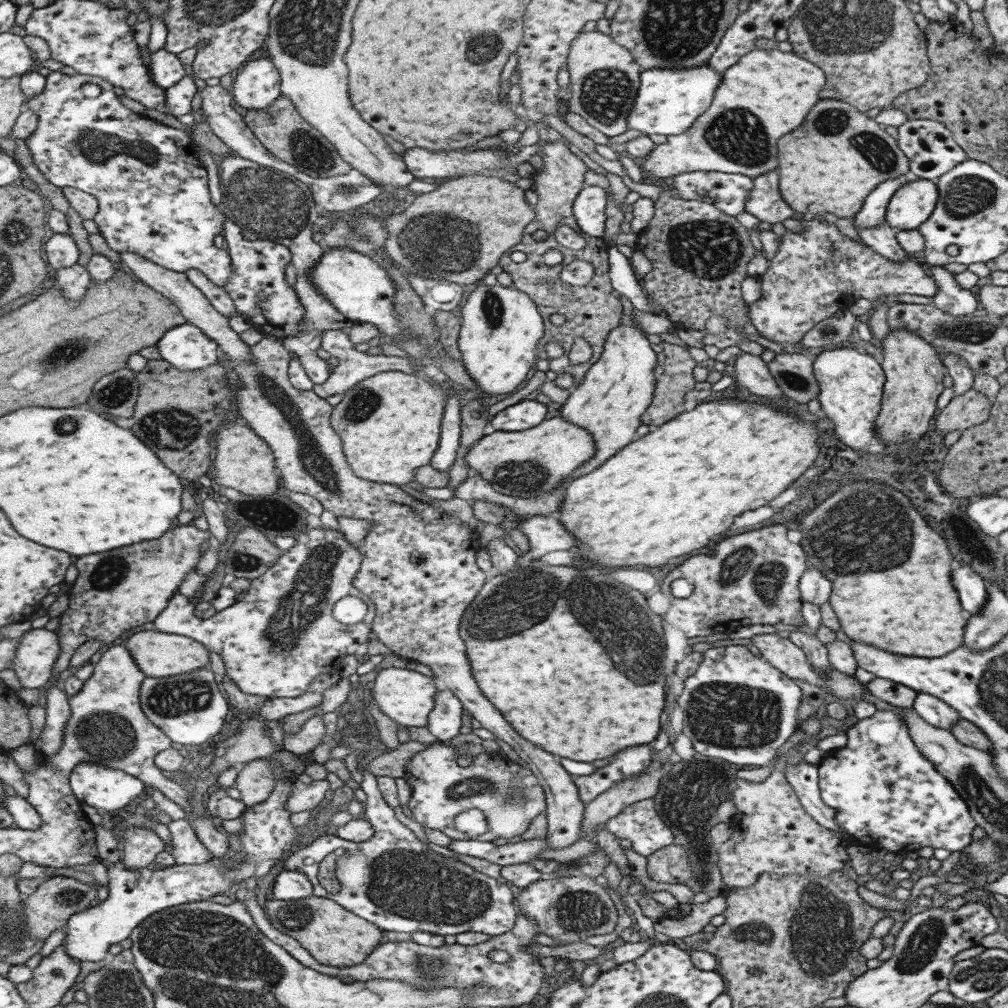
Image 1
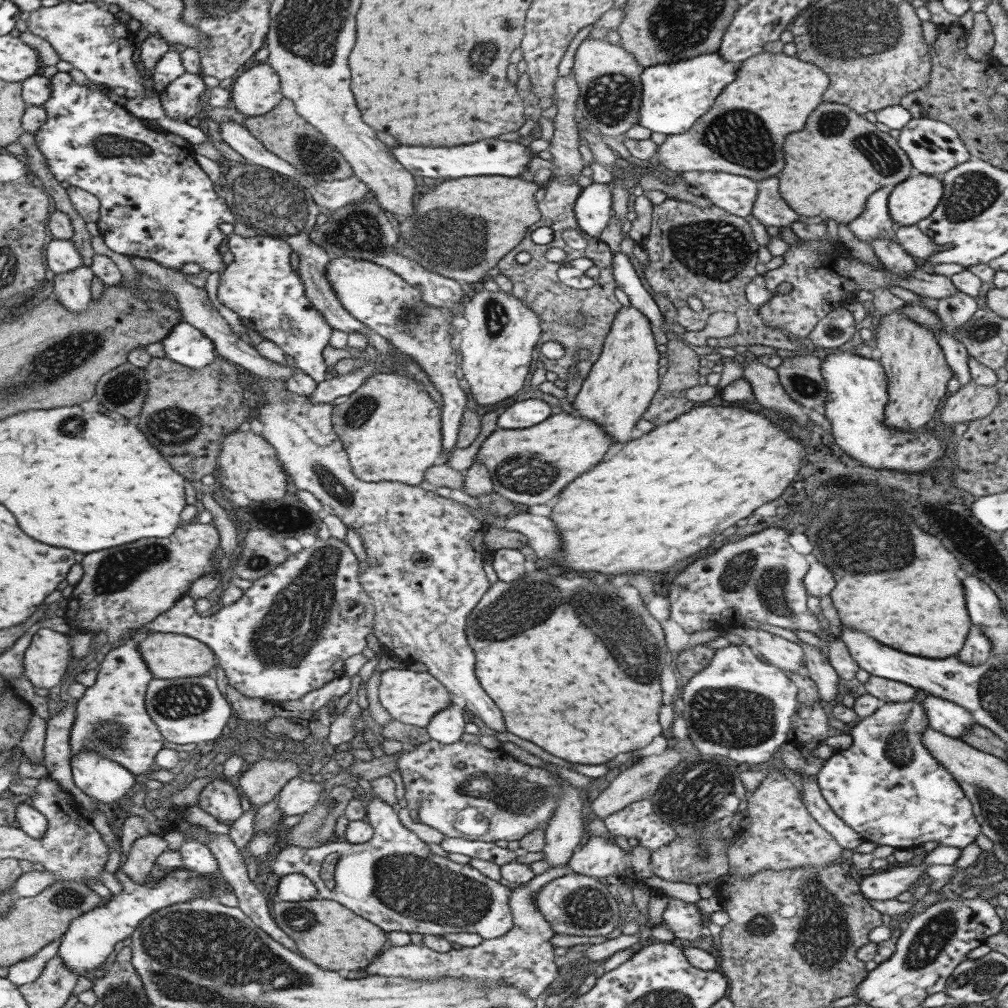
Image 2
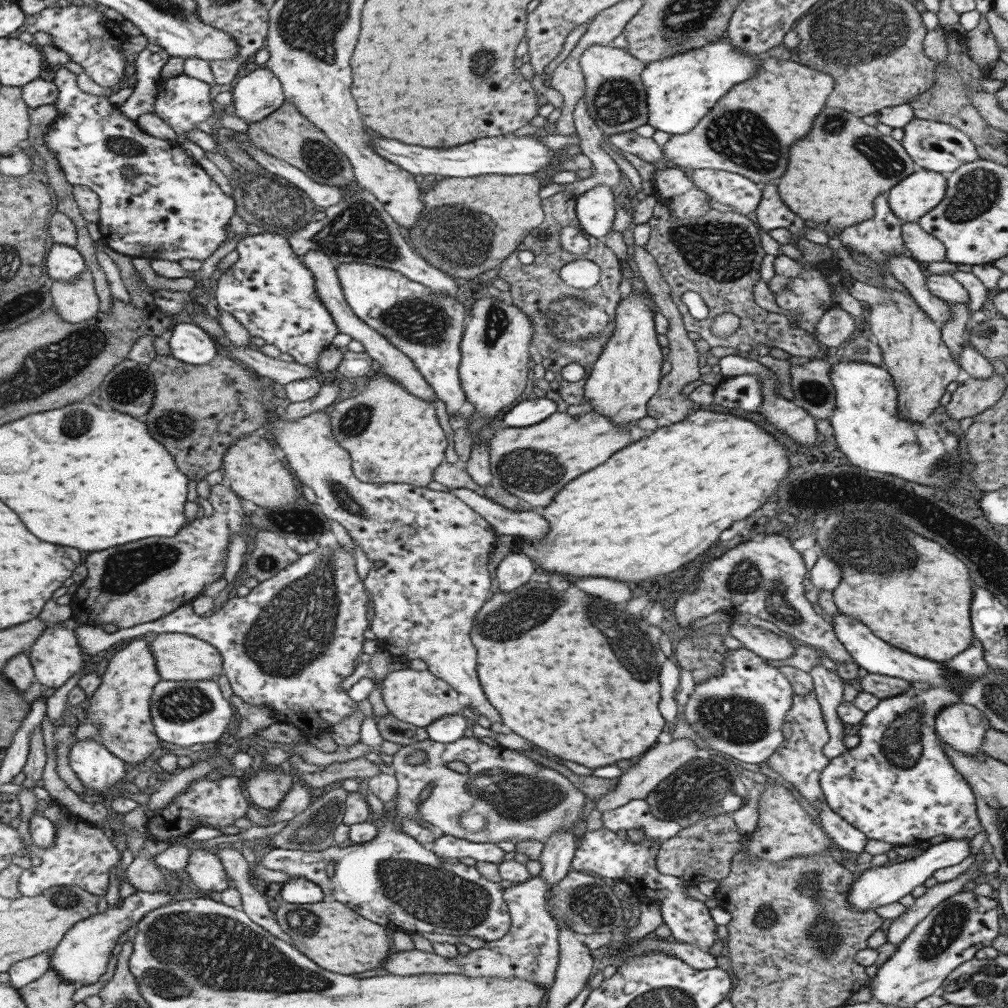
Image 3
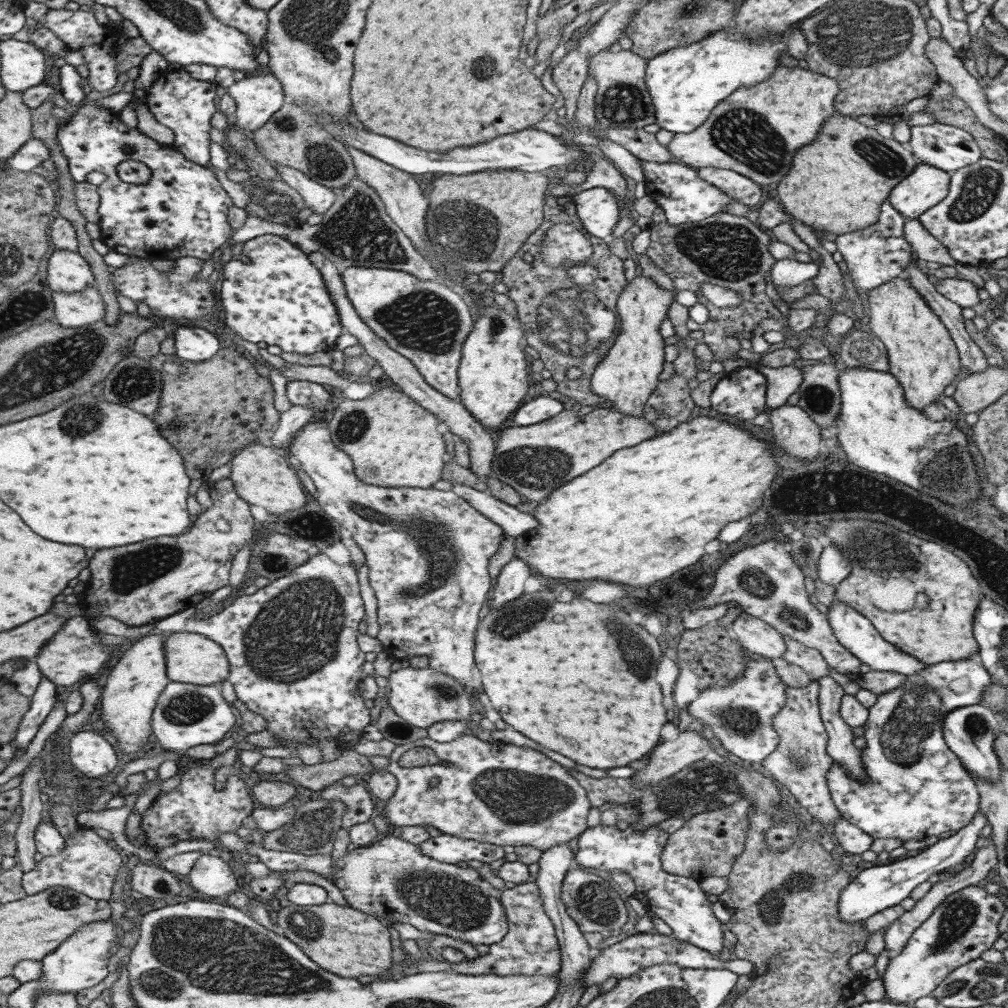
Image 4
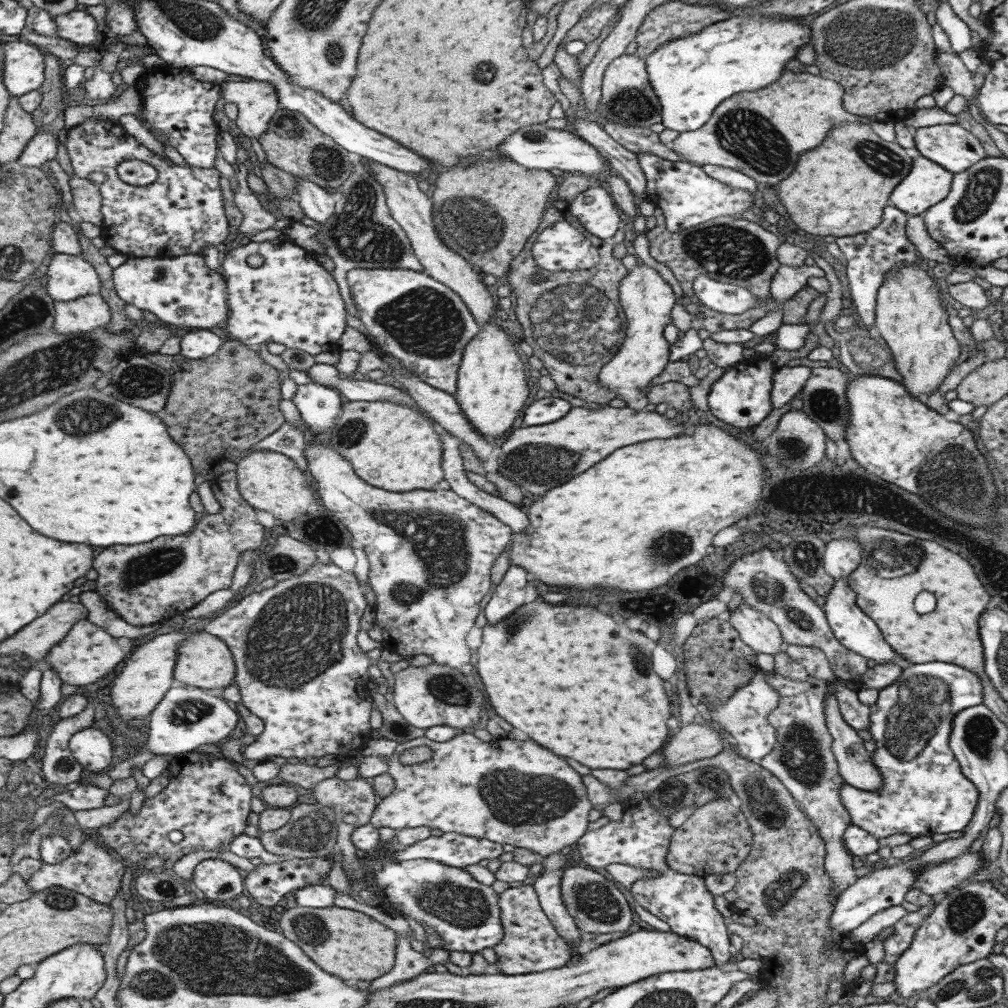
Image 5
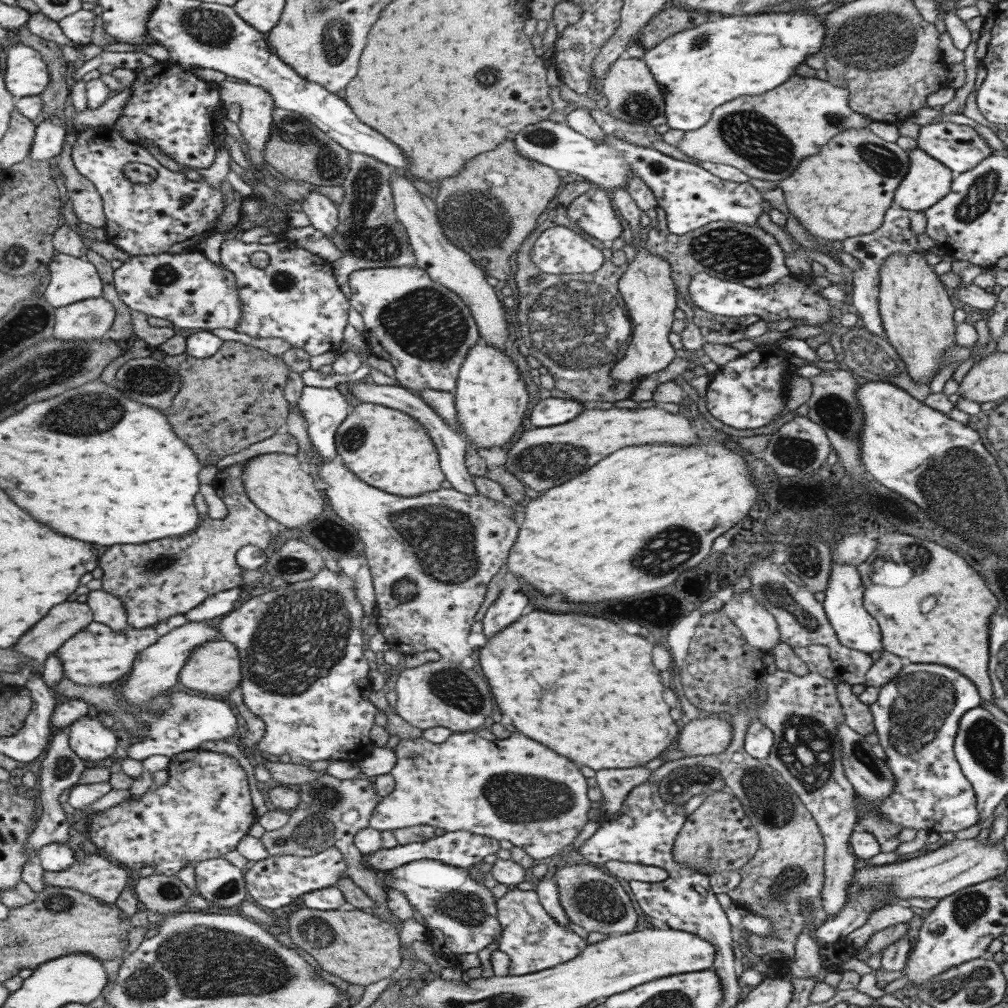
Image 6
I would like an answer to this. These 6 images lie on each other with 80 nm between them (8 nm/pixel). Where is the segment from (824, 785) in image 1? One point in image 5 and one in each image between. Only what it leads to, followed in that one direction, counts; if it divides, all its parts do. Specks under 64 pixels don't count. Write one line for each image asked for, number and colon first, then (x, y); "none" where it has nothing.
2: (885, 786)
3: (896, 786)
4: (917, 788)
5: (923, 792)

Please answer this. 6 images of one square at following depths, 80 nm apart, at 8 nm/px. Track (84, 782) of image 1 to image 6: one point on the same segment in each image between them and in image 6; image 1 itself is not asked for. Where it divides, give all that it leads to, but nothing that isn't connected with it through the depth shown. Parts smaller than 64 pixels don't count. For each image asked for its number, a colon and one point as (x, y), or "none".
2: (106, 781)
3: (100, 770)
4: (93, 757)
5: (92, 748)
6: (90, 741)

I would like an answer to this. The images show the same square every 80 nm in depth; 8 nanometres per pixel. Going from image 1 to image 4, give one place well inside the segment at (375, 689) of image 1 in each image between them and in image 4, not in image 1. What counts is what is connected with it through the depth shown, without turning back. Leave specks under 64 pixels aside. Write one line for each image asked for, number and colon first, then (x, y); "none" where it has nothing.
2: (409, 697)
3: (417, 697)
4: (421, 697)

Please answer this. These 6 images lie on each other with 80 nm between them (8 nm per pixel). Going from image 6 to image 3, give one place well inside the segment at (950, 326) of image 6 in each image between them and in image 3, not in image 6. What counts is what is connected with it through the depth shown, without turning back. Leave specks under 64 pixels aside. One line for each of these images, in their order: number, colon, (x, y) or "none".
3: (920, 366)
4: (922, 357)
5: (908, 315)

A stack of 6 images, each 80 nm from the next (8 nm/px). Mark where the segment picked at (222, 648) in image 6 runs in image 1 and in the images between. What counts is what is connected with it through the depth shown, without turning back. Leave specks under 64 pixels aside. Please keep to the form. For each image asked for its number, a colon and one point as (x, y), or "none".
1: (158, 654)
2: (167, 655)
3: (178, 656)
4: (191, 658)
5: (203, 661)

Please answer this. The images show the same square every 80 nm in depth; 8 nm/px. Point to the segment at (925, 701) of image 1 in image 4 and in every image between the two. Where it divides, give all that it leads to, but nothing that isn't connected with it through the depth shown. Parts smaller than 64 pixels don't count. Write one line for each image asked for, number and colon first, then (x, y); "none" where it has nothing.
2: (944, 717)
3: (961, 726)
4: (968, 732)

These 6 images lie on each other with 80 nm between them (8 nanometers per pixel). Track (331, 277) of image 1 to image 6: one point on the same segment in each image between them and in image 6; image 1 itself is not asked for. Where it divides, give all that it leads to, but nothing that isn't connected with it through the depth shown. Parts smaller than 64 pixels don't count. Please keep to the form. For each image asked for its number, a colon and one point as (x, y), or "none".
2: (378, 298)
3: (426, 327)
4: (425, 322)
5: (406, 314)
6: (424, 332)

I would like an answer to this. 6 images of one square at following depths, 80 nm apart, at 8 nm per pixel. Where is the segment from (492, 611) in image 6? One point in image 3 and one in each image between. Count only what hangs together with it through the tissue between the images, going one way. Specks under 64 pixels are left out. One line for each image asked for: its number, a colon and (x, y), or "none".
3: (512, 572)
4: (508, 584)
5: (508, 594)

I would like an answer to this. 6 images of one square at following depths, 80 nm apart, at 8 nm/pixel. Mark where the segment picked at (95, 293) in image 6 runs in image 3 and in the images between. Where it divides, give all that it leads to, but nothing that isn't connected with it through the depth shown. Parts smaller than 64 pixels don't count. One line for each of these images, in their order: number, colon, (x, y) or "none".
3: (65, 263)
4: (68, 272)
5: (69, 277)

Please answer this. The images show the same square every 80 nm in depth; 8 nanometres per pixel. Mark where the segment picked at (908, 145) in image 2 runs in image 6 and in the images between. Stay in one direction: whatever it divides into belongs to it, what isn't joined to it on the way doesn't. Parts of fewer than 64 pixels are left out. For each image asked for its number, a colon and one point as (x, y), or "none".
3: (935, 146)
4: (948, 148)
5: (953, 148)
6: (958, 147)

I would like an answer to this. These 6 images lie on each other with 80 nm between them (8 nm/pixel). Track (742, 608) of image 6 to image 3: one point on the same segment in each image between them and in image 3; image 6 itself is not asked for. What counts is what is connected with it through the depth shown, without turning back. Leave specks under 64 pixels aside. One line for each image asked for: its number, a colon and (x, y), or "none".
3: (770, 646)
4: (758, 637)
5: (754, 629)

